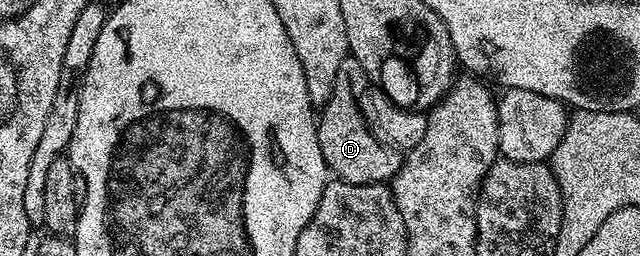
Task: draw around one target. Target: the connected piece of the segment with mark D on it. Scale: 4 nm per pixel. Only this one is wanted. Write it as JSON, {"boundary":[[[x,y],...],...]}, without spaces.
{"boundary":[[[345,57],[339,63],[339,75],[335,75],[335,87],[327,103],[320,106],[316,118],[319,135],[319,151],[323,151],[325,168],[334,178],[356,185],[380,185],[392,182],[399,171],[403,157],[397,149],[385,145],[371,133],[358,101],[357,77],[365,77],[363,67],[354,57]]]}

